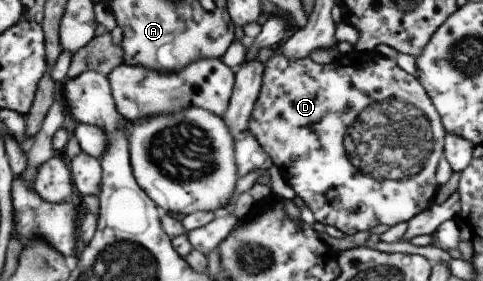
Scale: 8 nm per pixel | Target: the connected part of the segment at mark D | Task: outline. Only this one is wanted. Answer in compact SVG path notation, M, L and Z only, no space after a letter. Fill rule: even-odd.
M282 46L274 48L273 51L275 51L274 55L266 62L263 90L261 90L261 94L257 98L255 108L253 108L249 130L261 142L261 146L265 148L265 152L269 154L272 162L278 167L283 179L294 190L296 196L301 196L305 200L305 205L312 211L316 221L323 225L335 227L345 235L353 235L361 231L370 231L379 224L390 228L401 222L407 223L413 216L419 215L419 212L426 211L427 208L433 206L433 197L438 188L435 181L435 172L437 164L442 158L446 133L441 125L439 114L435 111L423 86L411 72L403 71L393 60L381 58L381 54L375 50L363 52L354 48L352 51L341 52L337 54L334 62L329 65L316 64L310 57L301 58L301 60L291 60L291 58L287 58L283 54Z

